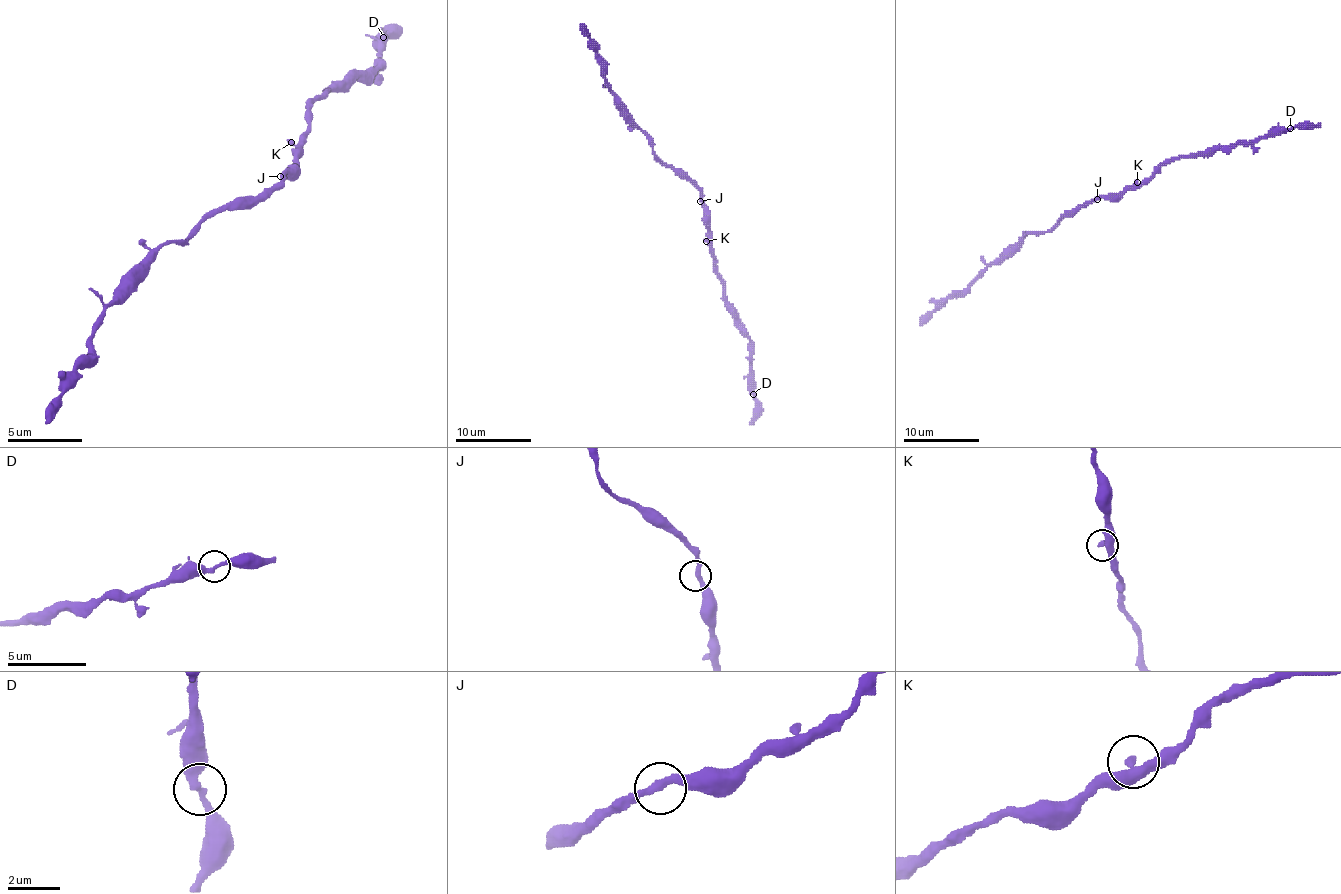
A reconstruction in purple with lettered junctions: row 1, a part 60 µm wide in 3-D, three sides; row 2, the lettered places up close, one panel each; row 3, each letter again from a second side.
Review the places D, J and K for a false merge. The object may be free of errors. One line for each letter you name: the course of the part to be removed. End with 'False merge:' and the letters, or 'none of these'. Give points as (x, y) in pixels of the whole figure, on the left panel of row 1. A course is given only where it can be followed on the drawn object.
False merge: none of these

